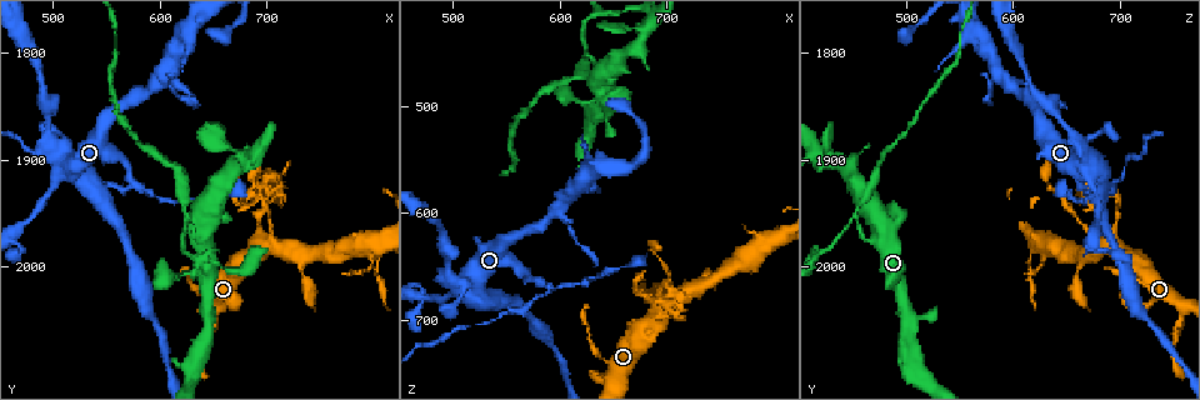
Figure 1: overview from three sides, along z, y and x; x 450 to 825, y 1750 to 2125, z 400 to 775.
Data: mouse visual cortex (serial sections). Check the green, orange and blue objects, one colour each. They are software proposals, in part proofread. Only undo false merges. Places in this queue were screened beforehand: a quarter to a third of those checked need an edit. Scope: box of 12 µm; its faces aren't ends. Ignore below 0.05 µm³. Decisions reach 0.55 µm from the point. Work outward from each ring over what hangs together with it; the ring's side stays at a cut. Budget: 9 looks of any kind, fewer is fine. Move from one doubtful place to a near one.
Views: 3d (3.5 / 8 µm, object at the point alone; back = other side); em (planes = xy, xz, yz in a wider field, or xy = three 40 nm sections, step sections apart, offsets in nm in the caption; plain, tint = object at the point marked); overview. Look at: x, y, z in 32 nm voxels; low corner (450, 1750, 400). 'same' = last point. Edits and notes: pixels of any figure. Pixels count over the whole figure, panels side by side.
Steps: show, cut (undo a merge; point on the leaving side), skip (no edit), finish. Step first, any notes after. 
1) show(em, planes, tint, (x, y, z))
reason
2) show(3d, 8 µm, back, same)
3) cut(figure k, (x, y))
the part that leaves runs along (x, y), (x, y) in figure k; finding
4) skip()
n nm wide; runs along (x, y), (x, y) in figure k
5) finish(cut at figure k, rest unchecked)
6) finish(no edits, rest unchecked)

show(3d, 8 µm, (628, 1952, 456))
three arms meet

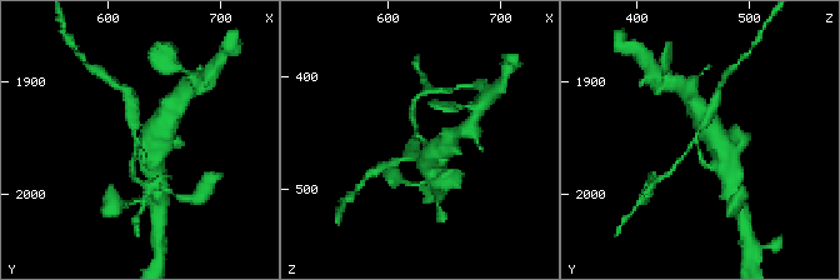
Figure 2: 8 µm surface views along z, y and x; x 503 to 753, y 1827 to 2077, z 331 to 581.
show(em, xy, step 5, tint, (624, 1954, 452))
3 arms; arms of 150, 150, 250 nm; now the EM

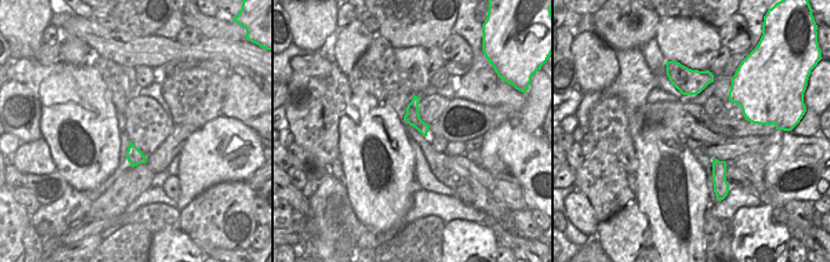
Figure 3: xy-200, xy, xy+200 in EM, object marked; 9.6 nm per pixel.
cut(figure 2, (135, 116))
the part that leaves runs along (136, 139), (131, 99), (126, 93) in figure 2; two cells meet here

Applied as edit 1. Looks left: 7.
show(overview)
see it whole again

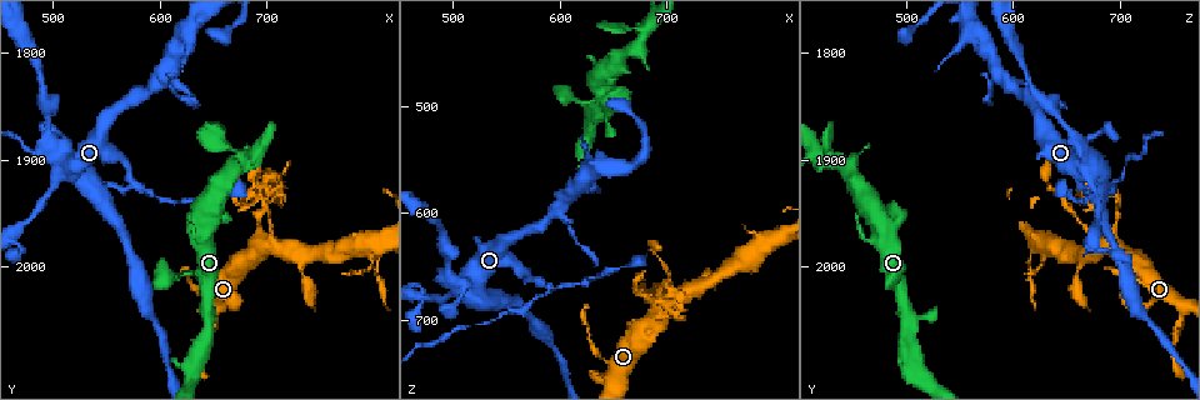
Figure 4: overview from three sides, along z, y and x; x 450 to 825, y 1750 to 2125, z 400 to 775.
show(3d, 3.5 µm, (592, 1932, 670))
three arms meet

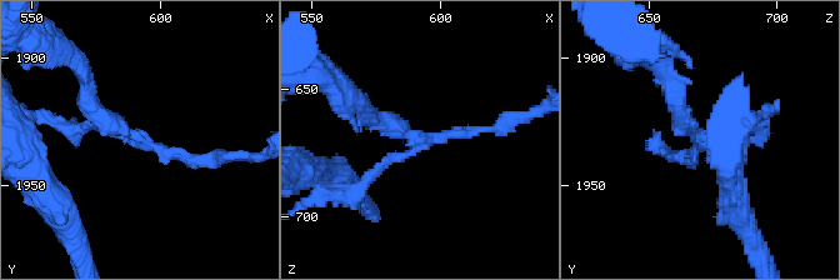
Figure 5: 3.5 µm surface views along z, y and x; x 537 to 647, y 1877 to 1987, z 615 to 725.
show(em, planes, tint, (591, 1931, 671))
need the tissue

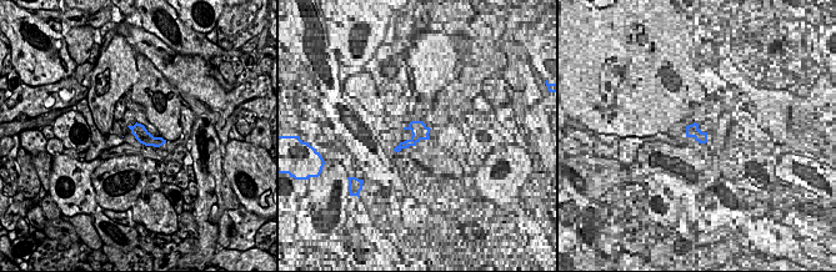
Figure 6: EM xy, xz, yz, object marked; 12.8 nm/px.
cut(figure 5, (375, 171))
180 nm wide; border along (133, 126), (140, 136), (140, 142) in figure 6; two cells meet here

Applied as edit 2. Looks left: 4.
show(3d, 3.5 µm, back, (692, 1970, 690))
four arms meet

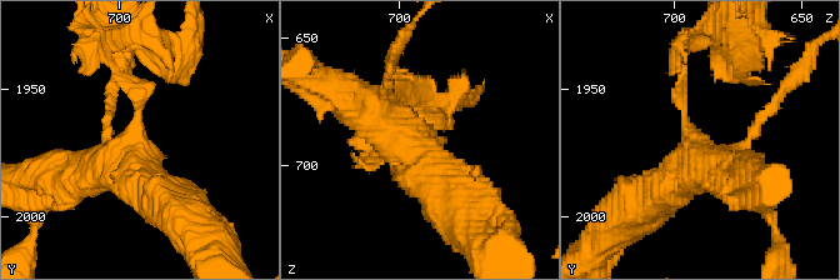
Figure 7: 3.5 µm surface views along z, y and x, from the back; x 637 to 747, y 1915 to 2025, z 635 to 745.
show(em, xy, step 3, tint, (693, 1972, 694))
4 arms; arms of 150, 150, 500, 500 nm

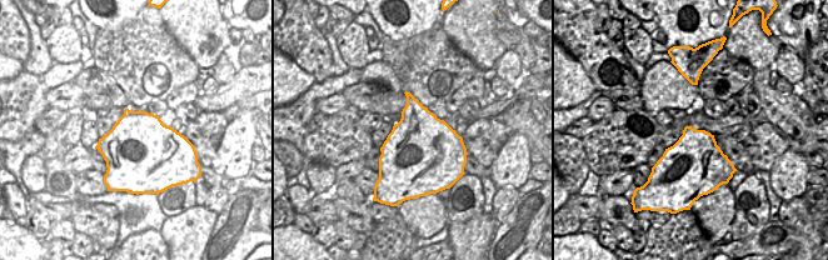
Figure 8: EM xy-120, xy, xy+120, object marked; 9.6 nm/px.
cut(figure 7, (681, 74))
the part that leaves runs along (681, 108), (681, 54), (708, 35) in figure 7; a second cell is stuck on

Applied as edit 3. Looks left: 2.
show(em, xy, step 5, tint, (736, 2006, 660))
thin neck

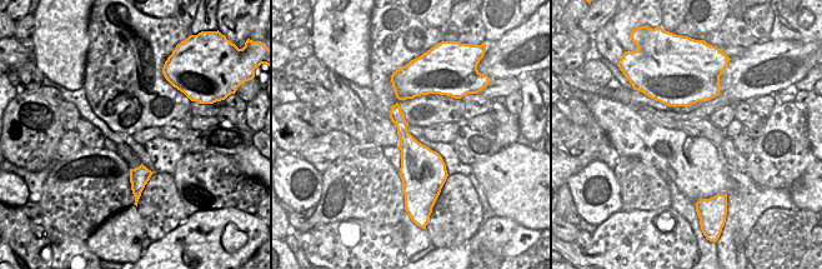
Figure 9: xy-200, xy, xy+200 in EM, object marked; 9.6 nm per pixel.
show(3d, 3.5 µm, back, same)
wider look

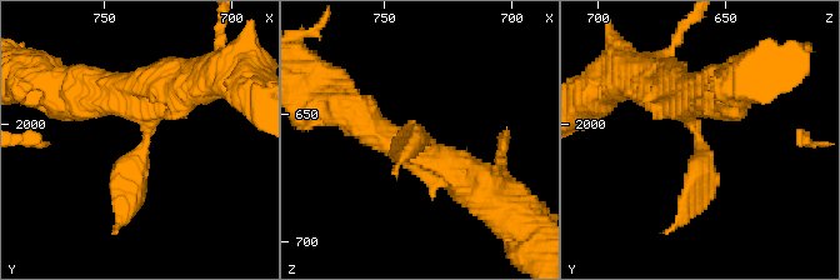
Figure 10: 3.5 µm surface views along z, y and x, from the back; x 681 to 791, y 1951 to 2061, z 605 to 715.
skip()
runs along (442, 86), (396, 104), (405, 184) in figure 9; continuous, no second cell

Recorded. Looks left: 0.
finish(cut at figure 2, cut at figure 5, cut at figure 7, rest unchecked)

